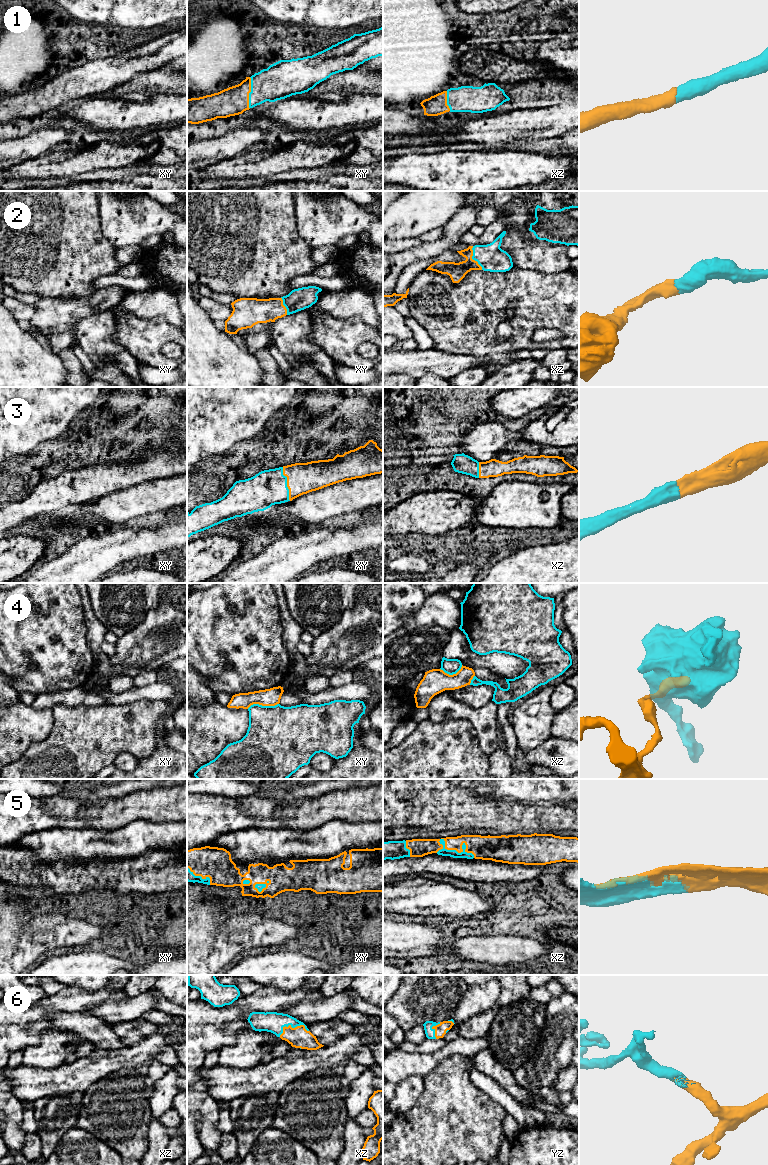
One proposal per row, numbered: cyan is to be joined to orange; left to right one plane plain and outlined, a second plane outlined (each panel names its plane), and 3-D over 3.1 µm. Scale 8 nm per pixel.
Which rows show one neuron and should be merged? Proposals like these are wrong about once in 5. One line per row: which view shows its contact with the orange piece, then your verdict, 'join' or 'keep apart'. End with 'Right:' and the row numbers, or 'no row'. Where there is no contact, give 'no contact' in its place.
1: meets orange in xy; join
2: meets orange in xz; join
3: meets orange in xy; join
4: meets orange in xy; keep apart
5: meets orange in xz; join
6: meets orange in xz; join
Right: 1, 2, 3, 5, 6

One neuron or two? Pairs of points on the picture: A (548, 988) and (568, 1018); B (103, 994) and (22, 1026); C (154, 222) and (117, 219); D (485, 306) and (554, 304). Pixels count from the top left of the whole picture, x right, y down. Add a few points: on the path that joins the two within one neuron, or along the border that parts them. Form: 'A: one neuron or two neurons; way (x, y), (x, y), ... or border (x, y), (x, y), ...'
A: two neurons; border (565, 991), (554, 997), (546, 1005)
B: one neuron; way (83, 1000), (65, 1000), (50, 1004), (42, 1012)
C: one neuron; way (145, 220), (126, 219)
D: one neuron; way (502, 294), (537, 294)

